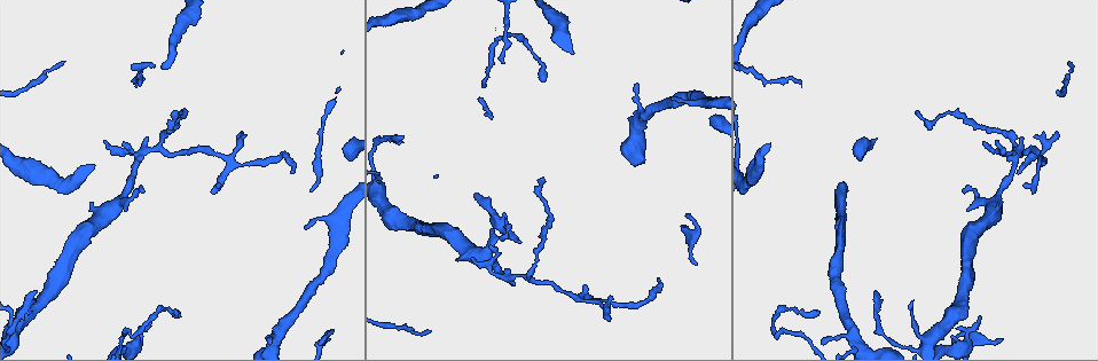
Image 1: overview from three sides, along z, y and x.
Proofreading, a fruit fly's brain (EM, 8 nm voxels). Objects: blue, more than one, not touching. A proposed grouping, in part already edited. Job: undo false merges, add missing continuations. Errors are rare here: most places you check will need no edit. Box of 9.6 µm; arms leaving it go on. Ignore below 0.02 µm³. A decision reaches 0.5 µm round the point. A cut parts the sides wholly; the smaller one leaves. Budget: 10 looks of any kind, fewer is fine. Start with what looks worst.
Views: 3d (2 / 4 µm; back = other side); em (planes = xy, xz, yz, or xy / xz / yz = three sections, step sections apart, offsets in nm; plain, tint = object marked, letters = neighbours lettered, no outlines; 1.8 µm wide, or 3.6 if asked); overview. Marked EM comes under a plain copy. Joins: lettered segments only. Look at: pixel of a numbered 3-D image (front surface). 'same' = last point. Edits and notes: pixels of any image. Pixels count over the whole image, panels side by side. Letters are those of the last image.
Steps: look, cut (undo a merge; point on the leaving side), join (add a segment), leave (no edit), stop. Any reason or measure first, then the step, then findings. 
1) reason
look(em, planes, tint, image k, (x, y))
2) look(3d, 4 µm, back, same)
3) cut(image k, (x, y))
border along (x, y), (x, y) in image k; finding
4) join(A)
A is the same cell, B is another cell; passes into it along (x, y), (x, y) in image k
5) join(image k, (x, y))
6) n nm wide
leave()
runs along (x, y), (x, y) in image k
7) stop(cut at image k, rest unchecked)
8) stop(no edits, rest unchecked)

free end
look(em, planes, letters, image 1, (519, 241))

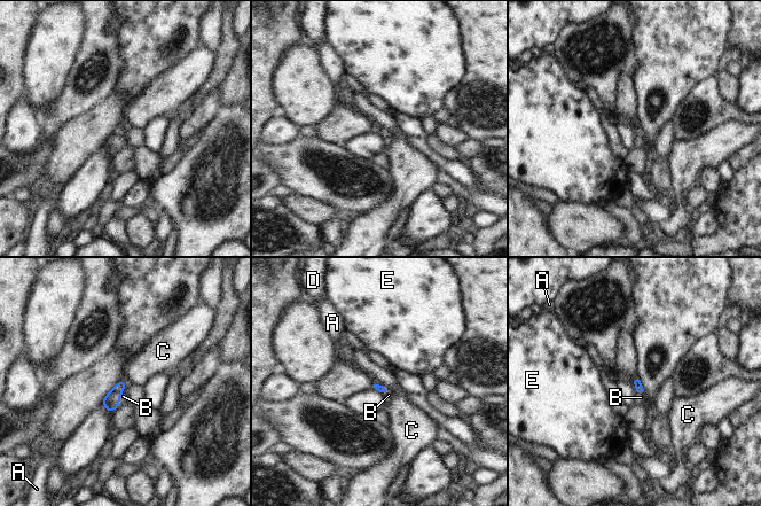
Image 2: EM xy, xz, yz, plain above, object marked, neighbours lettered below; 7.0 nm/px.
join(B)
B is the same cell, A, C, D and E are other cells; passes into it along (637, 383), (640, 391), (641, 397) in image 2; it goes on there

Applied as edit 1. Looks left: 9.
see it whole again
look(overview)

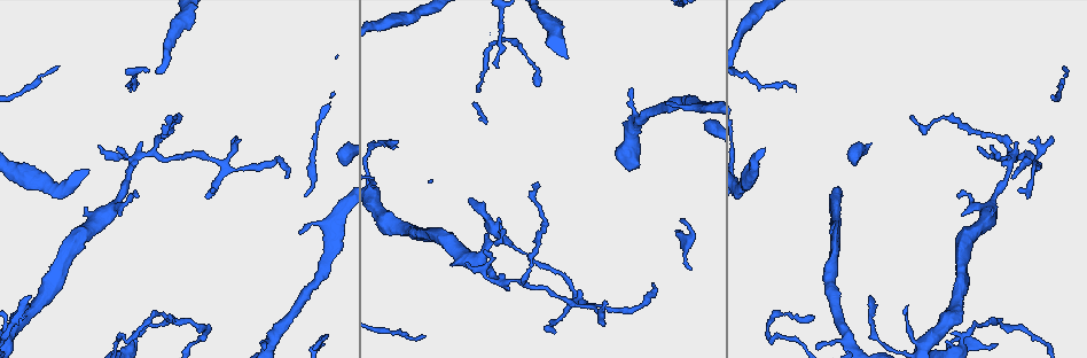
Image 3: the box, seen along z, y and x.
thin end
look(3d, 4 µm, back, image 3, (815, 347))

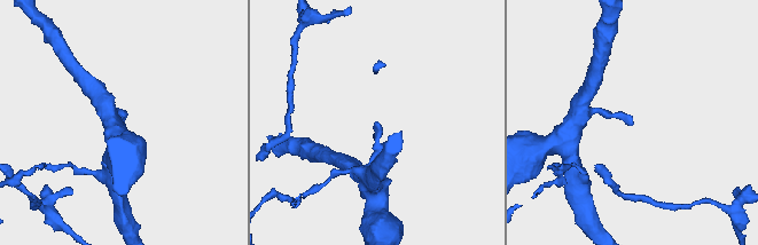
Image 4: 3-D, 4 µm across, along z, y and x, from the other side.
look(em, yz, step 8, letters, image 4, (376, 123))

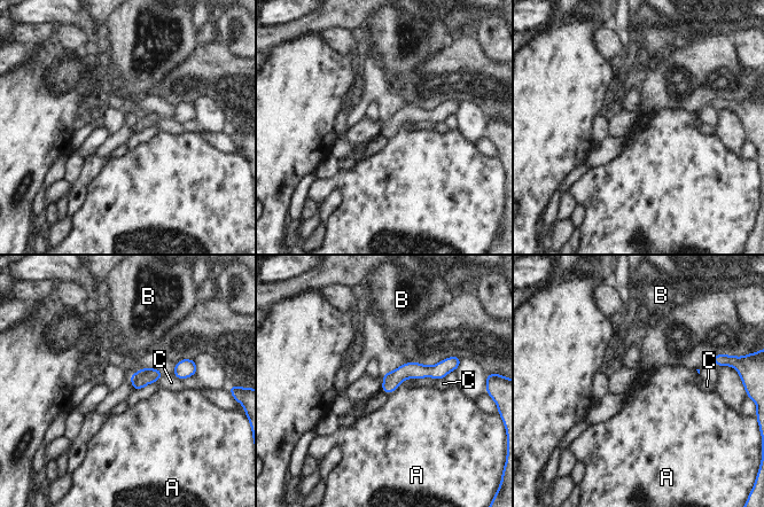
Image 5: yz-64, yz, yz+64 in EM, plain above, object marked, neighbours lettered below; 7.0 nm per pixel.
A touches over 240 nm
leave()
A, B and C are other cells; border along (173, 374), (184, 380) in image 5; no lettered segment goes on from it

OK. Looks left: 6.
free end
look(3d, 2 µm, image 3, (667, 104))

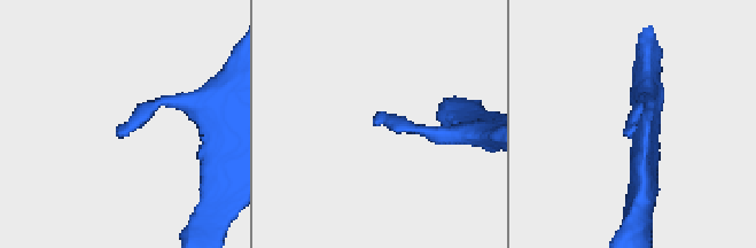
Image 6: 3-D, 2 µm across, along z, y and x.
look(em, planes, letters, image 6, (118, 134))

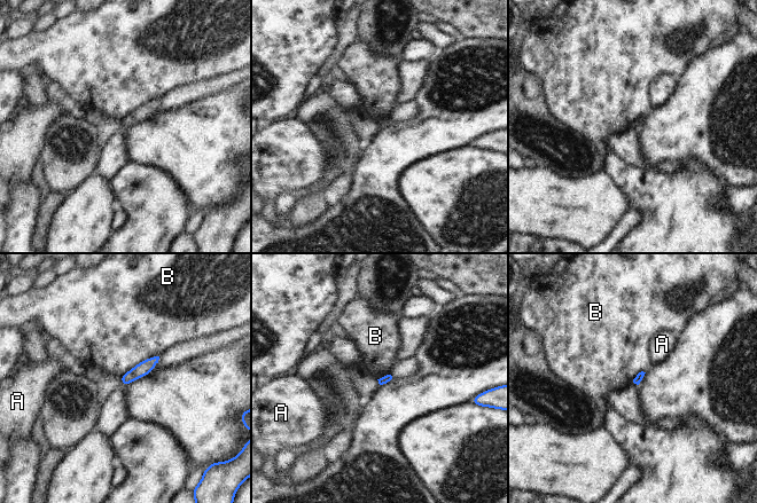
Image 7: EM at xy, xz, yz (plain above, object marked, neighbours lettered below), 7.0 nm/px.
leave()
A and B are other cells; runs along (155, 360), (124, 380) in image 7; no lettered segment goes on from it

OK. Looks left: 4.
stop(join at image 2, rest unchecked)

